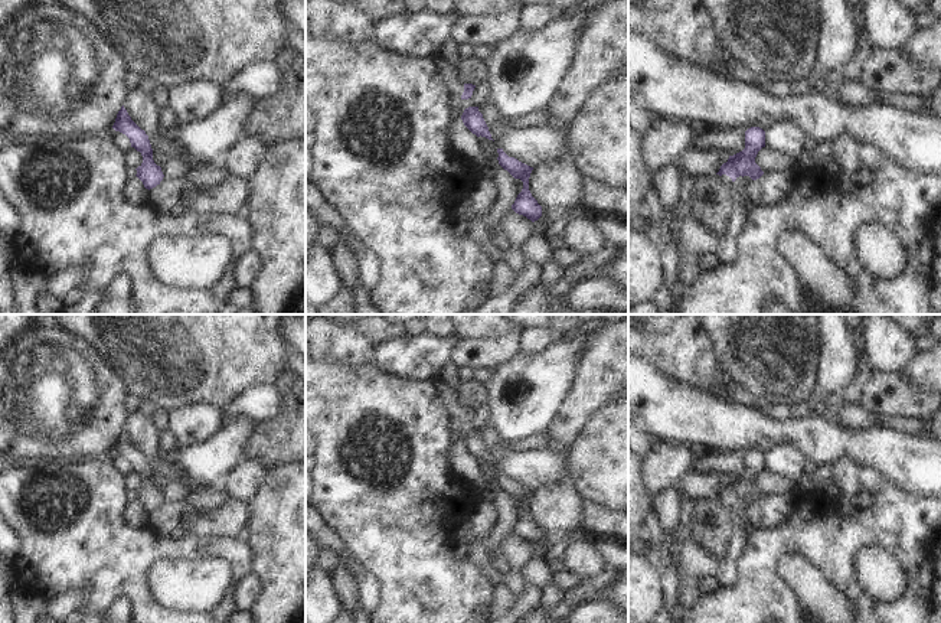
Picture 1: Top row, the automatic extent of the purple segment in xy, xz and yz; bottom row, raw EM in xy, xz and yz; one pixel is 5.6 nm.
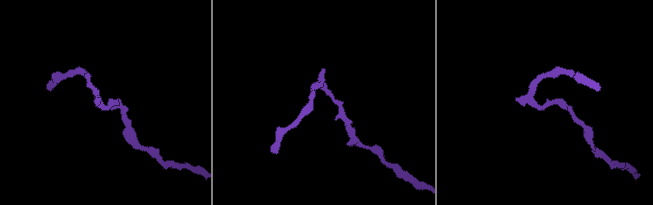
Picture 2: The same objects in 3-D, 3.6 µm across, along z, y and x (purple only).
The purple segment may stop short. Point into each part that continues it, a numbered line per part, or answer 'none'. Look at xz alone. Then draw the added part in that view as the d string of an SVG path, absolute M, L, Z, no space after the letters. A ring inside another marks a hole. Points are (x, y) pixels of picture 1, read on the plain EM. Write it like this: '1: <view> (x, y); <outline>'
1: xz (453, 408); M437 375L431 376L429 381L432 382L435 392L440 395L442 410L450 423L461 423L464 407L458 402L454 388L444 384Z

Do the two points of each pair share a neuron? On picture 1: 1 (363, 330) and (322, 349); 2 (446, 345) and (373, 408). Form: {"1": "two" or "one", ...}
{"1": "one", "2": "two"}

